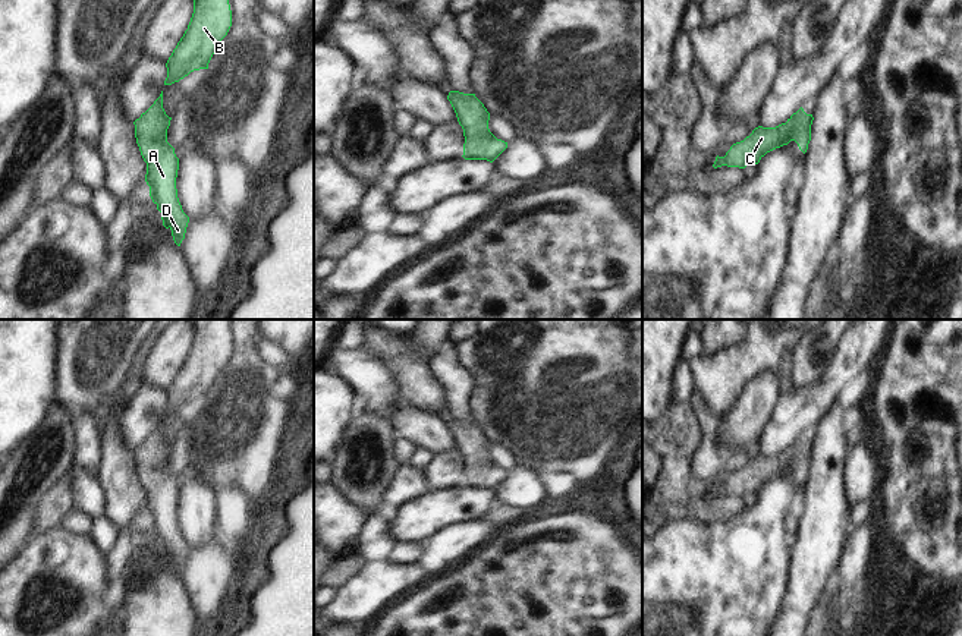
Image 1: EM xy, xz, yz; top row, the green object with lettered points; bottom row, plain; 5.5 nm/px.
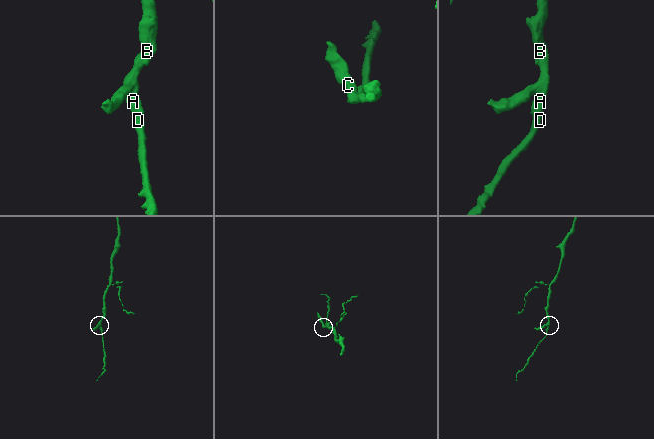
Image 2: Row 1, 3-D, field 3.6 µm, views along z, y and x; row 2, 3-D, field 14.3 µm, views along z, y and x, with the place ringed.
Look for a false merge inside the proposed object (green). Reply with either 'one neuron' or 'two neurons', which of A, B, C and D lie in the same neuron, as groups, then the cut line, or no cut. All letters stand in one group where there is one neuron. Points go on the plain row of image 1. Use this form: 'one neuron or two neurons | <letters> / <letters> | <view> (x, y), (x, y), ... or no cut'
one neuron | A B C D | no cut

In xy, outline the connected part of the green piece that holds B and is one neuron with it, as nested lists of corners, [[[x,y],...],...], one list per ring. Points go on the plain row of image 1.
[[[191,319],[194,341],[169,385],[164,413],[172,413],[208,391],[232,355],[229,319]]]

